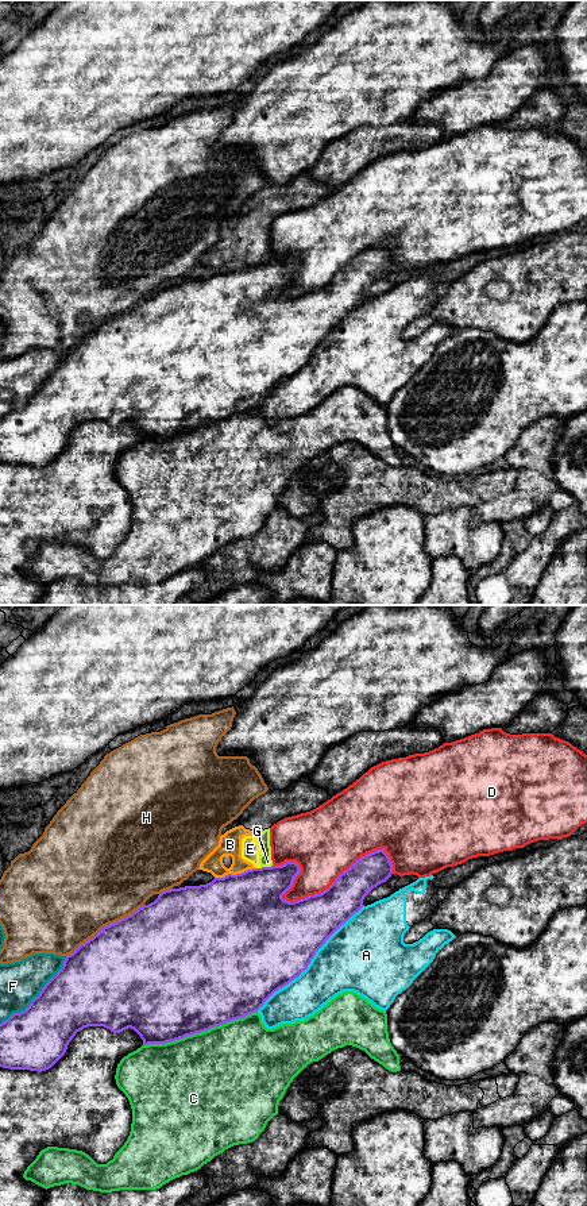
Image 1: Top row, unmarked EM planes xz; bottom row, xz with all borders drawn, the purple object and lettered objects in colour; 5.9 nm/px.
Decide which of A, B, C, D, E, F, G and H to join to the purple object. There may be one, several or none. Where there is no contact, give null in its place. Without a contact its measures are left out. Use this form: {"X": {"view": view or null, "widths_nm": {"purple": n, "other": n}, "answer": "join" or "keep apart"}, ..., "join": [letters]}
{"A": {"view": "xz", "widths_nm": {"purple": 500, "other": 380}, "answer": "keep apart"}, "B": {"view": "xz", "widths_nm": {"purple": 500, "other": 140}, "answer": "keep apart"}, "C": {"view": "xz", "widths_nm": {"purple": 500, "other": 500}, "answer": "keep apart"}, "D": {"view": "xz", "widths_nm": {"purple": 360, "other": 300}, "answer": "keep apart"}, "E": {"view": "xz", "widths_nm": {"purple": 440, "other": 110}, "answer": "keep apart"}, "F": {"view": "xz", "widths_nm": {"purple": 380, "other": 240}, "answer": "keep apart"}, "G": {"view": "xz", "widths_nm": {"purple": 400, "other": 80}, "answer": "keep apart"}, "H": {"view": "xz", "widths_nm": {"purple": 500, "other": 500}, "answer": "keep apart"}, "join": []}

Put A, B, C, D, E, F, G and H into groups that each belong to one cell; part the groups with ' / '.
A / B E G / C / D / F / H

